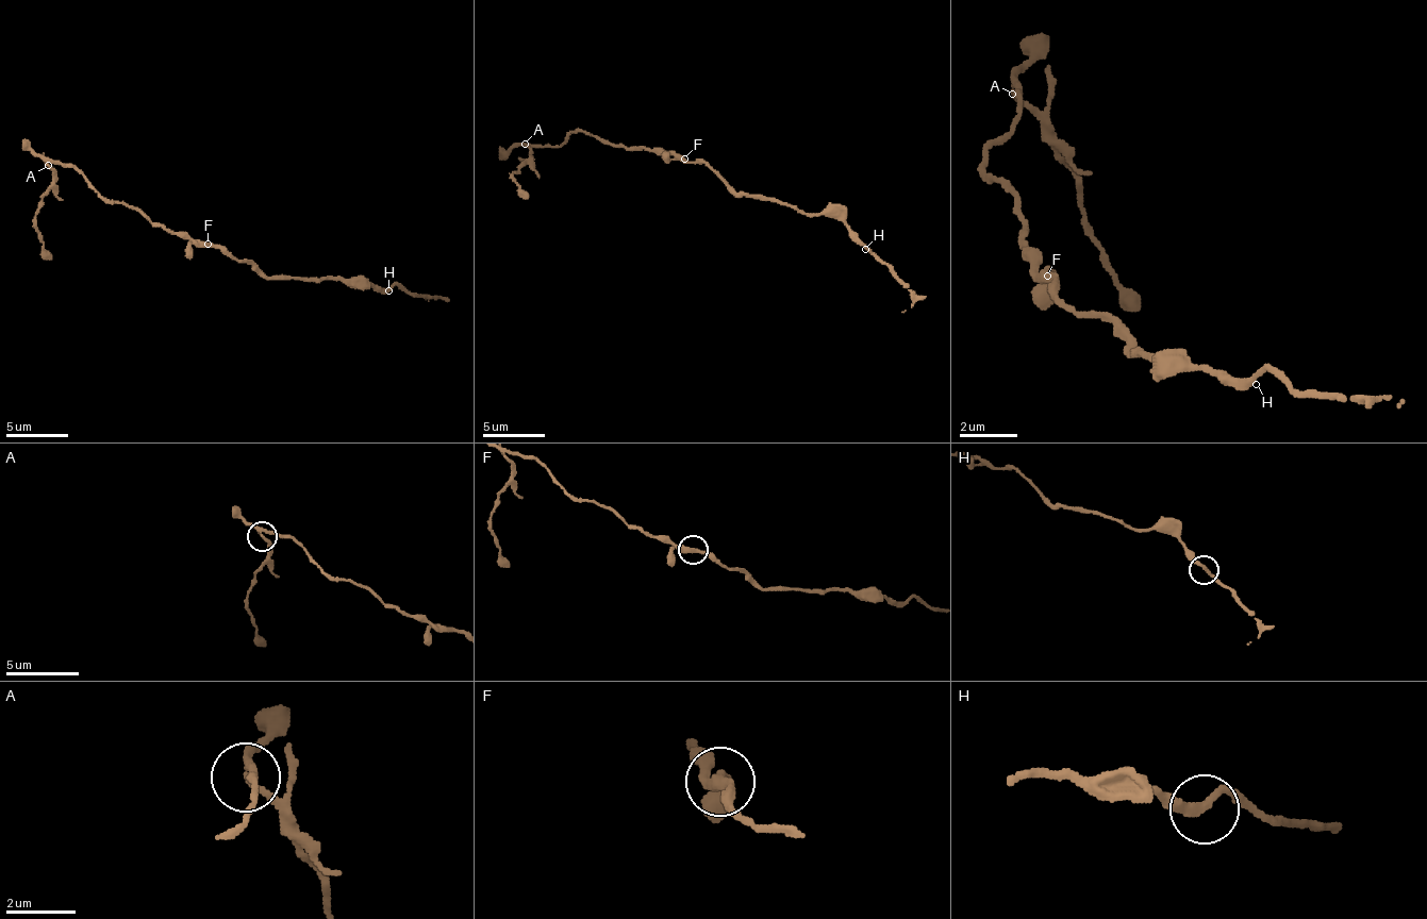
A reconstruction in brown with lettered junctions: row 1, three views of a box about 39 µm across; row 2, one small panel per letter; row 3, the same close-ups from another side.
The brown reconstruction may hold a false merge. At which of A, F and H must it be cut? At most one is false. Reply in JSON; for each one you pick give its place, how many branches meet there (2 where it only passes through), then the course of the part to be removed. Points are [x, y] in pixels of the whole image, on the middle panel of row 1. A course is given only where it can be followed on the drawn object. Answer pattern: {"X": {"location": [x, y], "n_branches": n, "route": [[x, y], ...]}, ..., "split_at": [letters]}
{"A": {"location": [525, 144], "n_branches": 3, "route": [[526, 143], [529, 159], [513, 173], [519, 189], [529, 199]]}, "split_at": ["A"]}

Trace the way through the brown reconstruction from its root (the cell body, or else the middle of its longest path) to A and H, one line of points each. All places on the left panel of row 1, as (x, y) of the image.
A: (204, 247), (189, 237), (170, 234), (161, 226), (151, 226), (123, 203), (101, 197), (70, 166), (49, 166)
H: (204, 247), (223, 247), (238, 260), (248, 260), (270, 278), (364, 278), (370, 284), (388, 290)

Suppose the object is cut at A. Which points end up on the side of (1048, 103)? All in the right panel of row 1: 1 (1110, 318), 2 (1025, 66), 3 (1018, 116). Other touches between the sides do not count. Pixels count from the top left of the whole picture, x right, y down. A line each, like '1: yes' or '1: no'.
1: no
2: no
3: no

